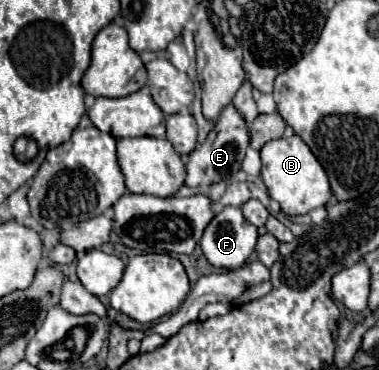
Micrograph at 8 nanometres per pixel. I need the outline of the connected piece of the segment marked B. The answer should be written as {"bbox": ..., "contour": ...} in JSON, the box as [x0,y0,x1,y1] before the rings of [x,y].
{"bbox":[261,134,331,216],"contour":[[[295,134],[291,138],[271,140],[261,148],[261,162],[263,162],[263,182],[269,190],[269,196],[279,202],[281,210],[289,216],[307,214],[313,208],[325,206],[331,200],[331,186],[327,182],[327,174],[319,160],[311,154],[309,146]]]}

